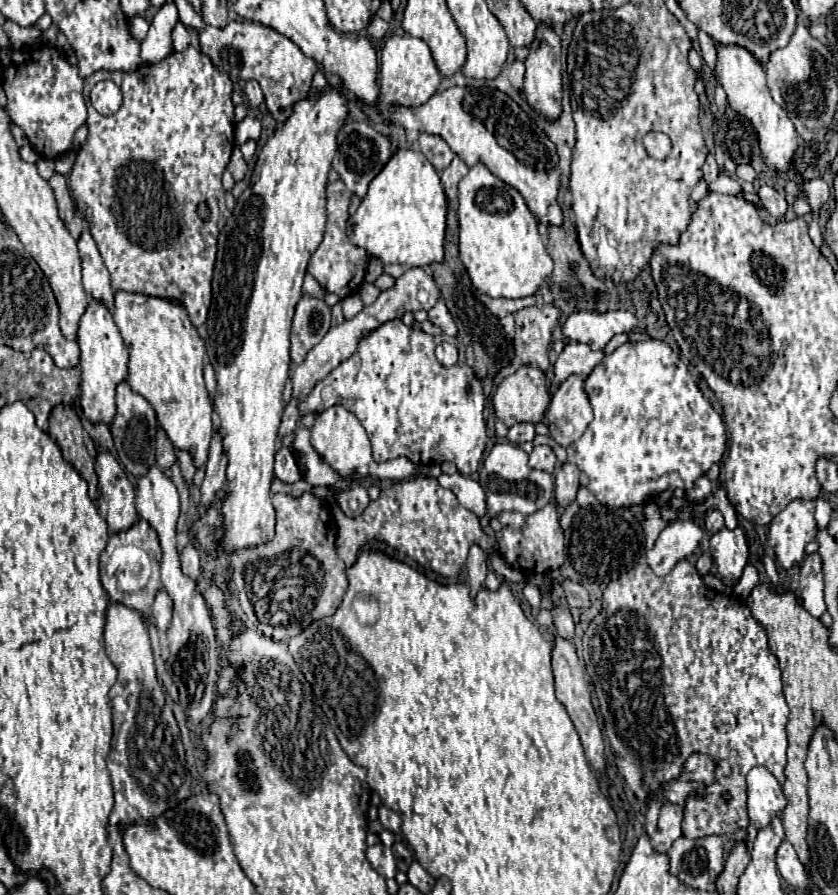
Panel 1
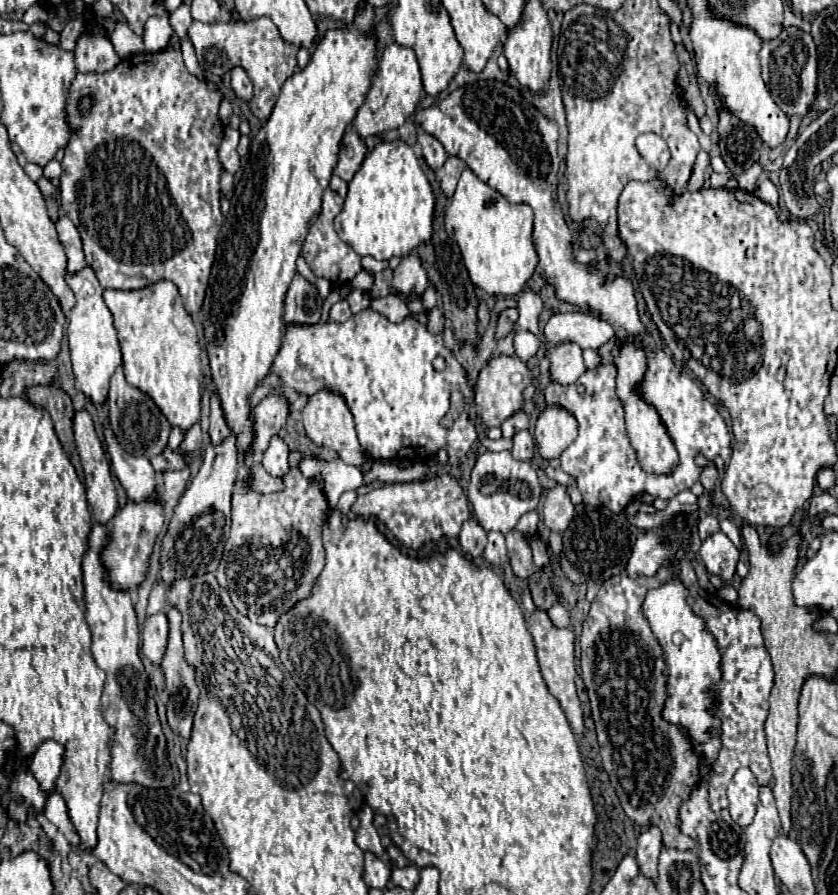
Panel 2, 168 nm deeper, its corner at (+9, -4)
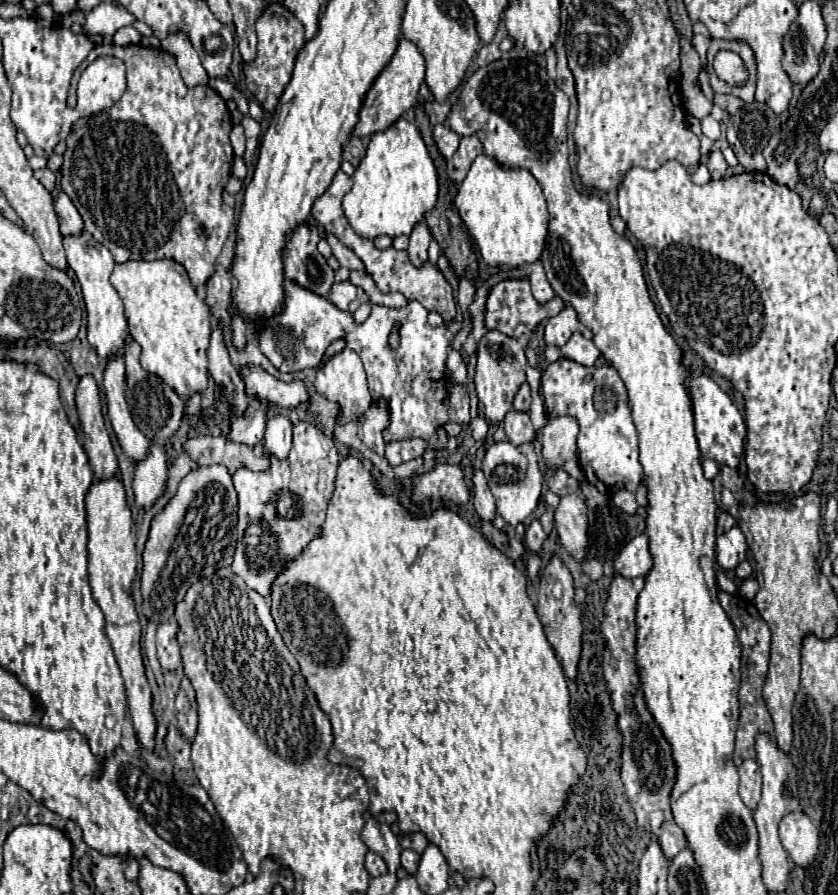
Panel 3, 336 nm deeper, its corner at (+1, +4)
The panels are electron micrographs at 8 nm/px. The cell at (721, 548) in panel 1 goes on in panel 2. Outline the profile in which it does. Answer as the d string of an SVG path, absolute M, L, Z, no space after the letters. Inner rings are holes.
M718 531L702 543L700 557L702 557L708 573L714 573L728 583L728 581L732 581L732 577L736 573L736 563L738 563L740 553L738 553L736 545L722 531Z

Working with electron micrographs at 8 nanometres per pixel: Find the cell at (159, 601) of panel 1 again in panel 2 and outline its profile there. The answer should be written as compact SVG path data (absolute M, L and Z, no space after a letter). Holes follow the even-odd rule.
M164 613L150 615L142 627L142 651L154 663L160 665L168 643L168 619Z

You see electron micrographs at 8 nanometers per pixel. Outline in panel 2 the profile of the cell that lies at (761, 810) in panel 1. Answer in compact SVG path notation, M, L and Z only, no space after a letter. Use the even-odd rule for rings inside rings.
M748 767L738 769L728 785L728 811L740 827L748 827L754 819L758 803L758 781Z

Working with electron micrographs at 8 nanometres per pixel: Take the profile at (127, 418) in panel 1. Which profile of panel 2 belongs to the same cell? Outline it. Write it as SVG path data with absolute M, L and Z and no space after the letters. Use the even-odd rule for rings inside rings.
M122 365L116 369L116 373L110 381L108 405L110 405L112 431L118 439L118 443L122 443L124 451L130 451L130 455L154 457L154 455L160 453L162 447L168 445L168 435L170 435L170 429L172 429L168 419L164 417L164 413L154 405L154 401L146 393L142 393L140 389L126 383Z

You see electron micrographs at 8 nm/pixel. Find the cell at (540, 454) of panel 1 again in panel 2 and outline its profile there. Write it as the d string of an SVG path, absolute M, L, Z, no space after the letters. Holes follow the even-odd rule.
M518 431L512 437L512 457L520 459L520 461L528 461L530 457L534 457L534 439L530 435L530 431Z

